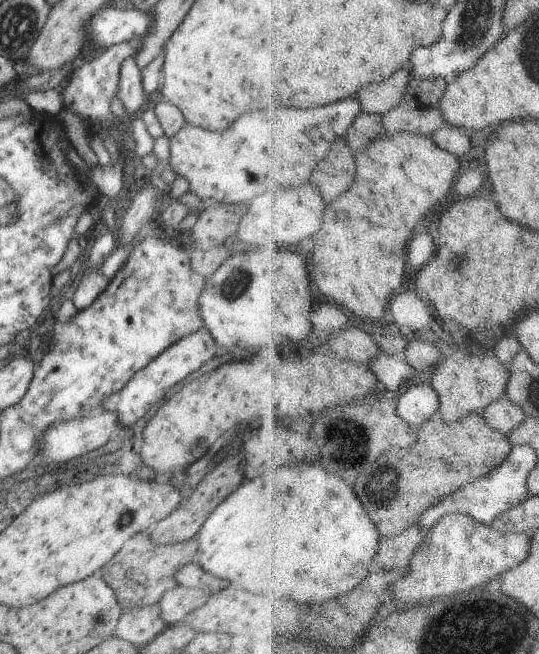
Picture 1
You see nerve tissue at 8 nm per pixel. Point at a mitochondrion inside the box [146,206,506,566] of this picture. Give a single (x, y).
(383, 484)

